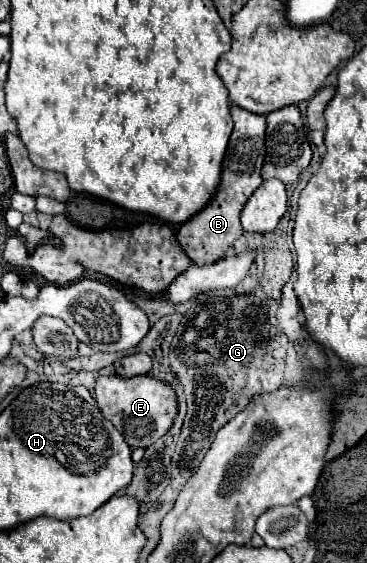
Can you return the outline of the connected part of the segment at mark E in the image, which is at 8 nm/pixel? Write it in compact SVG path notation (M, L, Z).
M135 376L135 378L99 378L95 382L93 398L97 400L103 416L113 422L113 426L123 434L125 442L131 448L147 448L159 440L173 424L177 414L175 392L163 380L153 376Z

